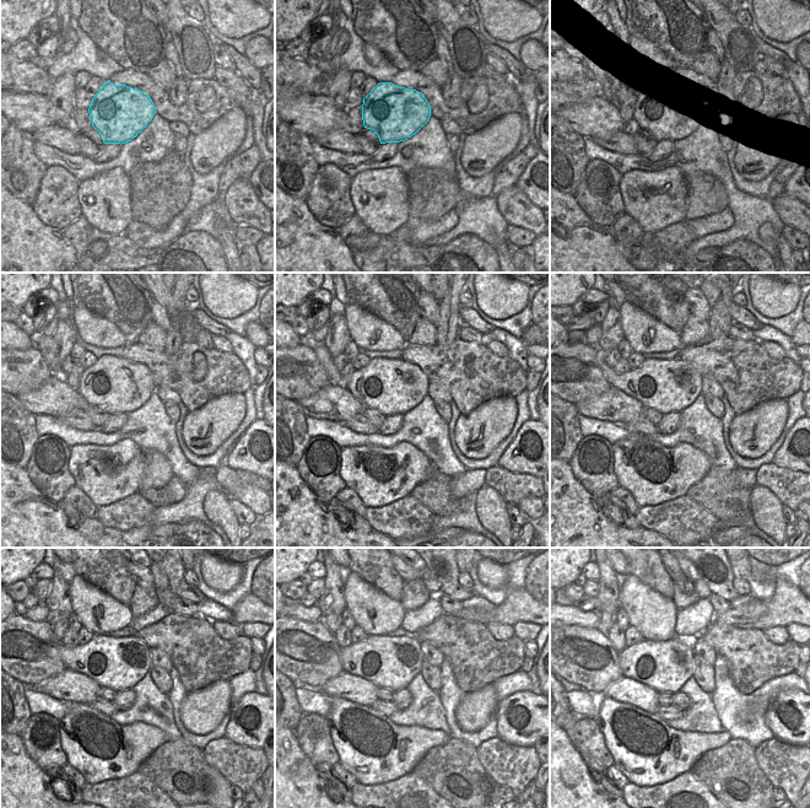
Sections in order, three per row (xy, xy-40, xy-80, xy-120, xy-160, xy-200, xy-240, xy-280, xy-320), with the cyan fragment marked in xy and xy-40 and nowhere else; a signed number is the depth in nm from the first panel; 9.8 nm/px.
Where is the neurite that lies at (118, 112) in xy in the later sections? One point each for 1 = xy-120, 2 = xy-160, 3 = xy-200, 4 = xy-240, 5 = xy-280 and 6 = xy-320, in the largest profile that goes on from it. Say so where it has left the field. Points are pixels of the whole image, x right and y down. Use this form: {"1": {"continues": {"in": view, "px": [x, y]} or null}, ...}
{"1": {"continues": {"in": "xy-120", "px": [117, 386]}}, "2": {"continues": {"in": "xy-160", "px": [392, 386]}}, "3": {"continues": {"in": "xy-200", "px": [667, 386]}}, "4": {"continues": {"in": "xy-240", "px": [119, 663]}}, "5": {"continues": {"in": "xy-280", "px": [388, 662]}}, "6": {"continues": {"in": "xy-320", "px": [665, 667]}}}

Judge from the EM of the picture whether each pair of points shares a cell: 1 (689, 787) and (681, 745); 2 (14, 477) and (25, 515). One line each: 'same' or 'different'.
1: different
2: same

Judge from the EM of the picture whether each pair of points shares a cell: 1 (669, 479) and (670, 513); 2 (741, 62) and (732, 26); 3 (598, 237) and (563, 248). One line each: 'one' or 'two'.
1: two
2: one
3: one

